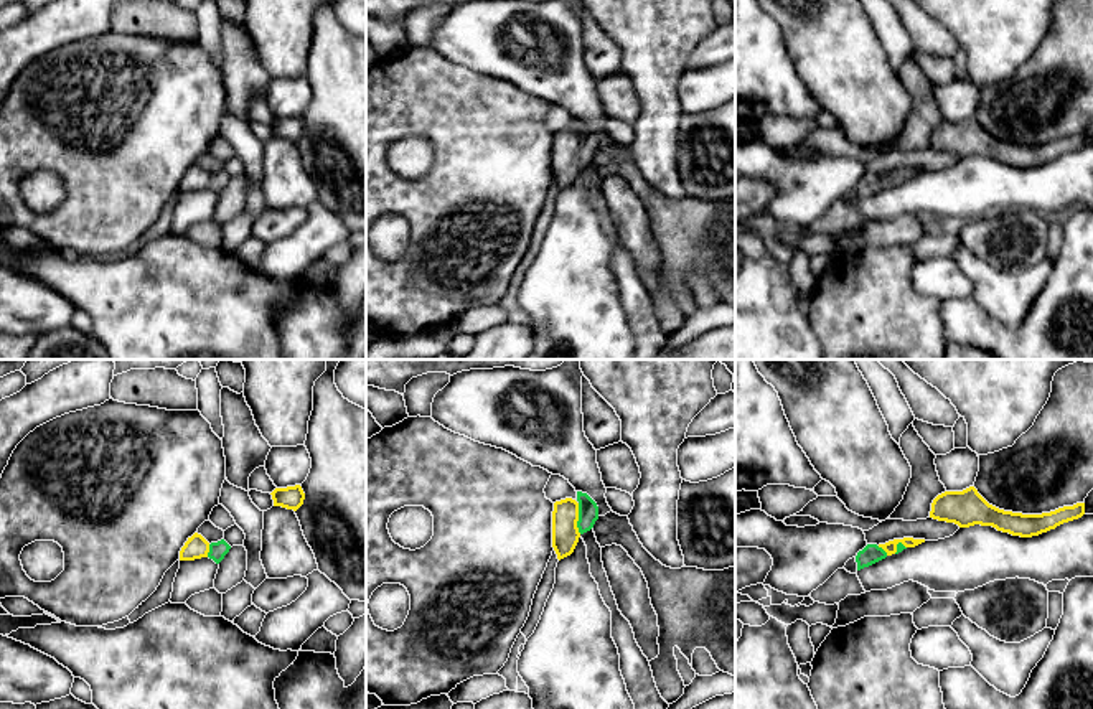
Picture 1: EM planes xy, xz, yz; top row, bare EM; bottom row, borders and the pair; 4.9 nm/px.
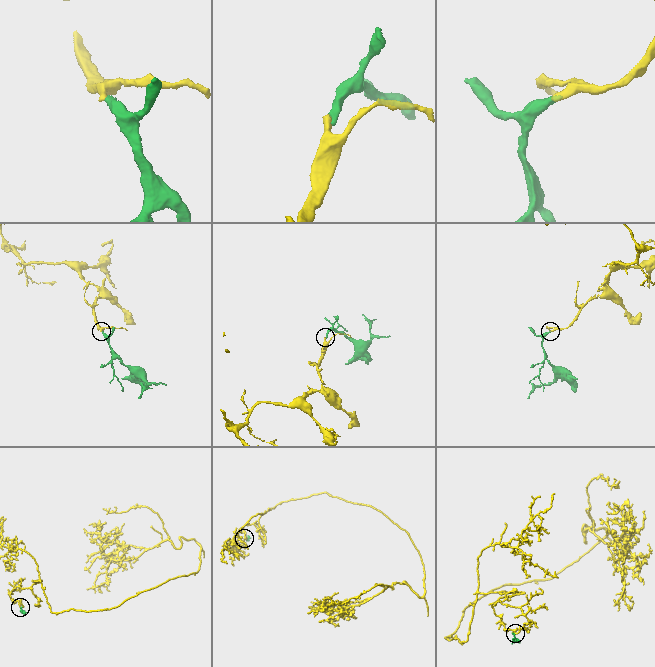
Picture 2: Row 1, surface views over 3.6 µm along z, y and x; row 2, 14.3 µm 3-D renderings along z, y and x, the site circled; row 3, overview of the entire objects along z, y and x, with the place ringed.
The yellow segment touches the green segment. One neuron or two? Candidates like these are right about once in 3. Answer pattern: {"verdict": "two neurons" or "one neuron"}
{"verdict": "one neuron"}

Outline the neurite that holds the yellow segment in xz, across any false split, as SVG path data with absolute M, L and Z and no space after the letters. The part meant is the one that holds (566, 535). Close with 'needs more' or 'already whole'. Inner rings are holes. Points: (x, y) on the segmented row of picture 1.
M582 491L577 498L565 498L554 503L552 511L552 547L557 559L570 556L579 542L579 538L590 531L598 519L597 503Z; needs more

